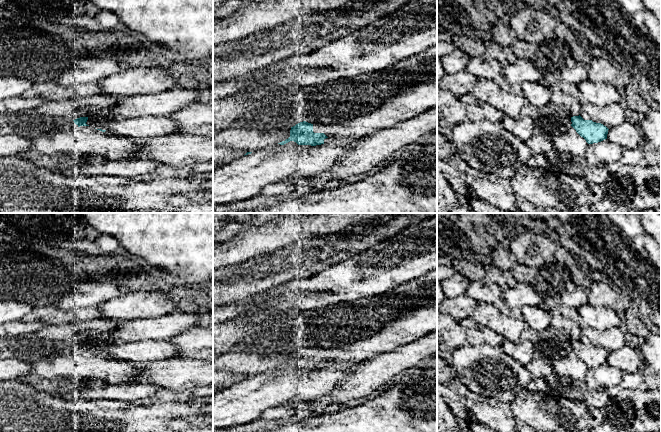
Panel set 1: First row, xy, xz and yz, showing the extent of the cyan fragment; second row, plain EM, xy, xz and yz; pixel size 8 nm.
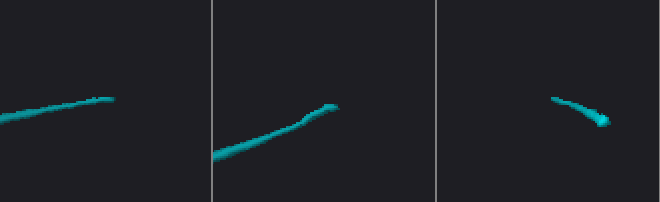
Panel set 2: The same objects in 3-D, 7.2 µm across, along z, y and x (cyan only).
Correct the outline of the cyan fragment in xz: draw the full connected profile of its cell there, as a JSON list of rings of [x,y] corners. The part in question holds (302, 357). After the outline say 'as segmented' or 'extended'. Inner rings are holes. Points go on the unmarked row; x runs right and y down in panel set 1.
[[[434,302],[407,312],[376,332],[348,345],[330,348],[300,346],[291,351],[290,361],[278,368],[294,365],[298,369],[316,370],[324,368],[328,361],[334,361],[337,367],[364,363],[377,354],[393,351],[436,329],[437,302]]]; extended

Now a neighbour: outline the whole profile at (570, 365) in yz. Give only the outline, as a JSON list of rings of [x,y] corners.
[[[570,350],[552,359],[551,365],[556,374],[583,381],[588,370],[586,364]]]

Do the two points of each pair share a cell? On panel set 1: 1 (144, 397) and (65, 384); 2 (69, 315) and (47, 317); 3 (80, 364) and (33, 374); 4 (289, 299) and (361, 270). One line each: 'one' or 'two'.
1: one
2: one
3: one
4: one

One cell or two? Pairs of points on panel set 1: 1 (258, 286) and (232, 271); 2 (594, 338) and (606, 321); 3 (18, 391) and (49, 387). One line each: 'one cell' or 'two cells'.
1: one cell
2: two cells
3: two cells

